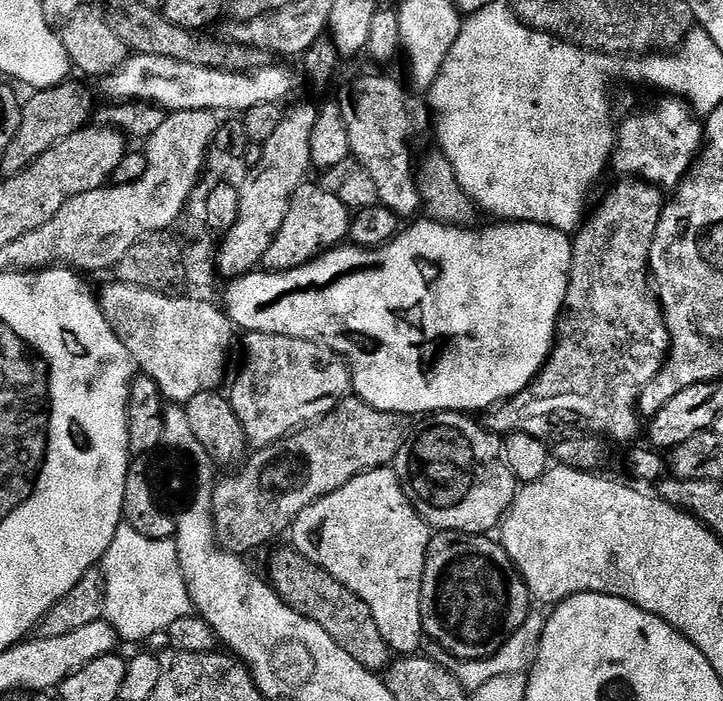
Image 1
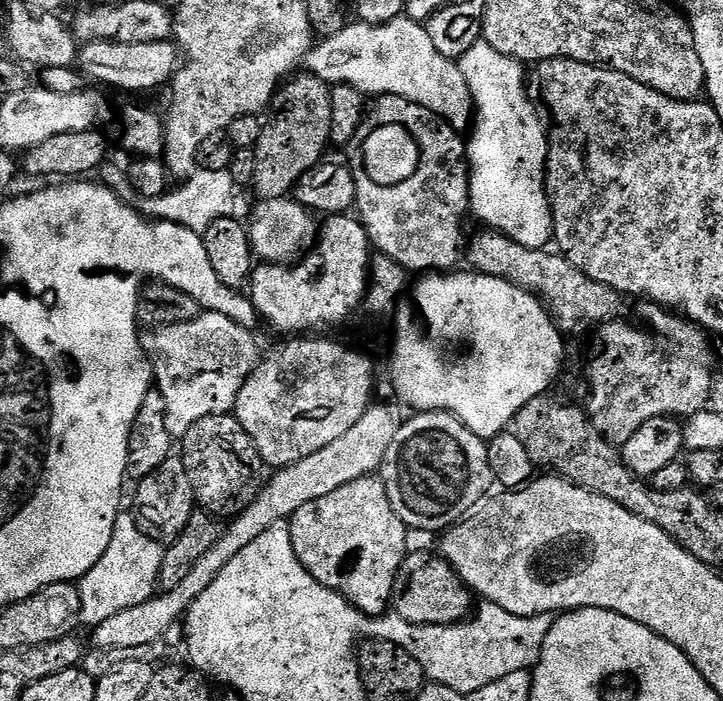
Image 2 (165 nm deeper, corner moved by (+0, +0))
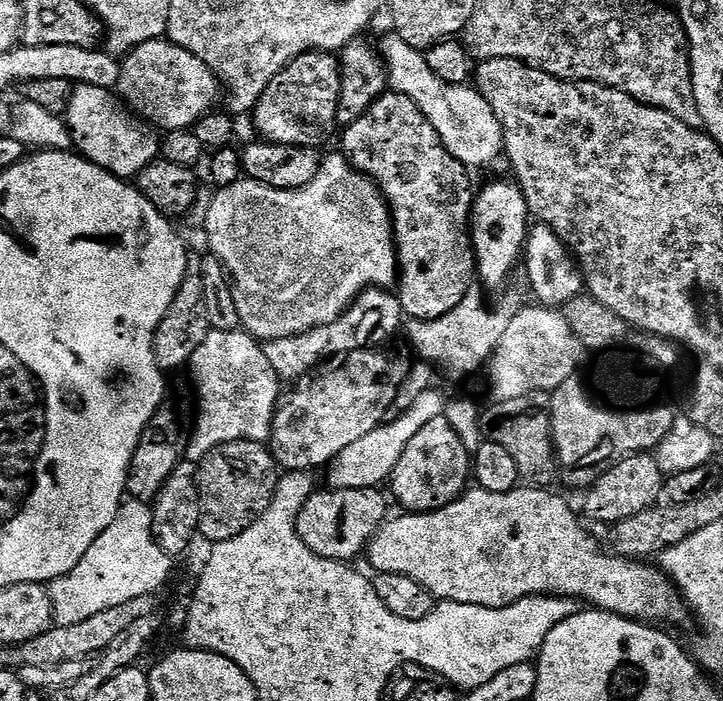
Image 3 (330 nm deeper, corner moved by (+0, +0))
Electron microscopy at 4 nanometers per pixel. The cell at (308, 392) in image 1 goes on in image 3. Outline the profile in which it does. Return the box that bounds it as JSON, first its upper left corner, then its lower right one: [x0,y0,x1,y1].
[270,348,409,472]

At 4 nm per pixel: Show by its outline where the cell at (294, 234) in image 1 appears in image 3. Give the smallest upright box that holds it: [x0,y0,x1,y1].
[263,288,404,382]

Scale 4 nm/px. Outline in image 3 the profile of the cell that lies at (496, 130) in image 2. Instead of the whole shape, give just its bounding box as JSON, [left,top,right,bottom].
[406,270,532,374]

